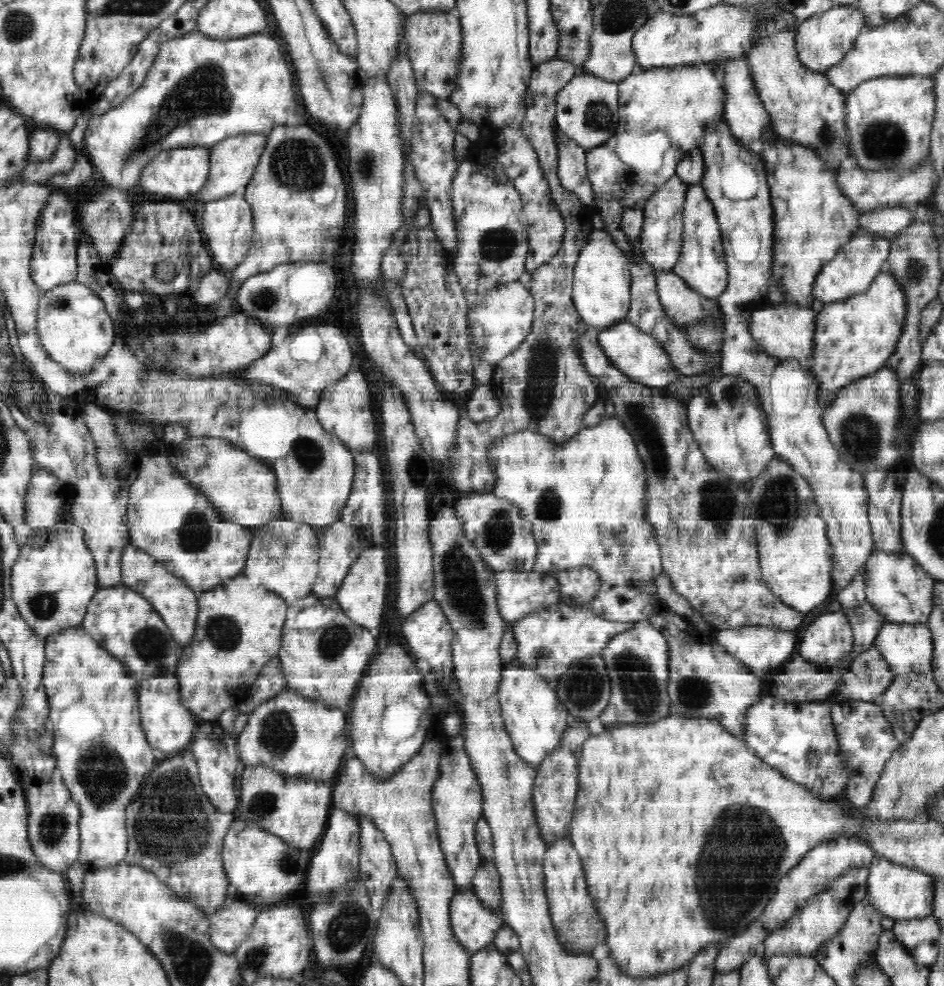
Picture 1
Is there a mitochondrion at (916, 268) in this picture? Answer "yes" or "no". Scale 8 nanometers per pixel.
yes

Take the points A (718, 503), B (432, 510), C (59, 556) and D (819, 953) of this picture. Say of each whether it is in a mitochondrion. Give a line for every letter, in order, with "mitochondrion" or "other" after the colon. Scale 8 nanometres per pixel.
A: mitochondrion
B: other
C: other
D: other

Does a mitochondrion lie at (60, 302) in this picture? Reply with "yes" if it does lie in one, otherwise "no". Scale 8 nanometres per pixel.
yes

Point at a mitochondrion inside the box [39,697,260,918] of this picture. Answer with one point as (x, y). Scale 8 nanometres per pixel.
(171, 822)

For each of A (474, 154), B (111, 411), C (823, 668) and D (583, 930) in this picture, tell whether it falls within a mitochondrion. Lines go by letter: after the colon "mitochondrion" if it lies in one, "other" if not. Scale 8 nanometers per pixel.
A: other
B: other
C: other
D: mitochondrion

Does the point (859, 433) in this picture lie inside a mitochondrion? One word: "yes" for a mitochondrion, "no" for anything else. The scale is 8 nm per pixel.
yes

